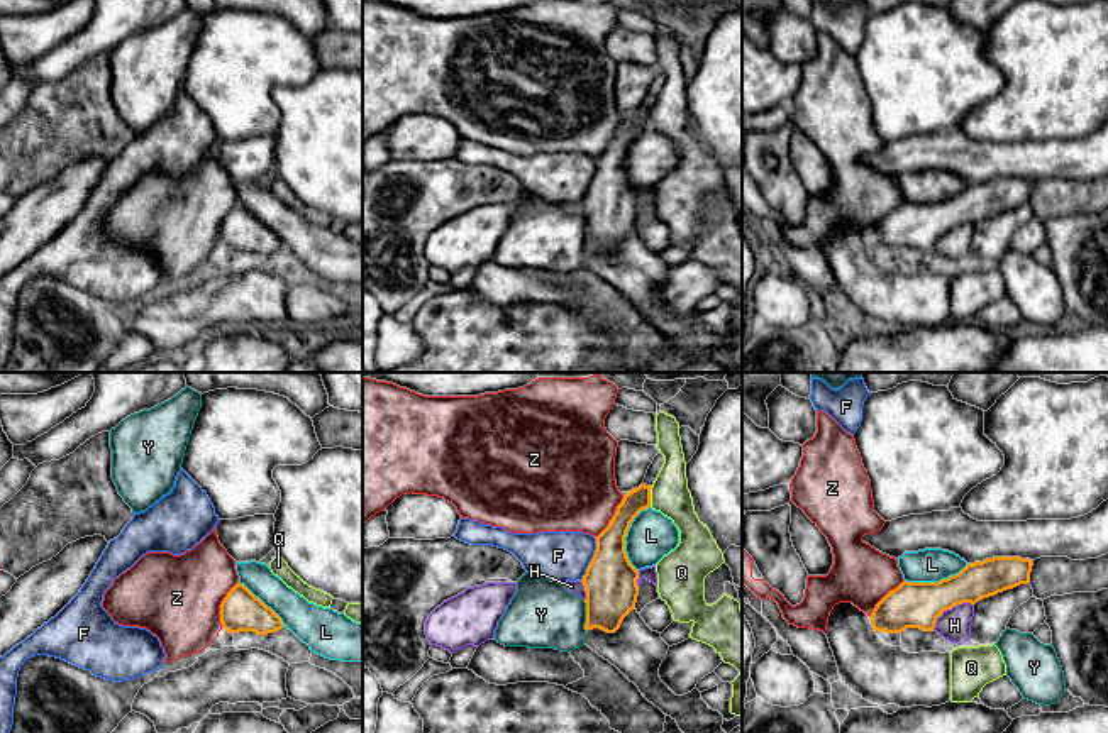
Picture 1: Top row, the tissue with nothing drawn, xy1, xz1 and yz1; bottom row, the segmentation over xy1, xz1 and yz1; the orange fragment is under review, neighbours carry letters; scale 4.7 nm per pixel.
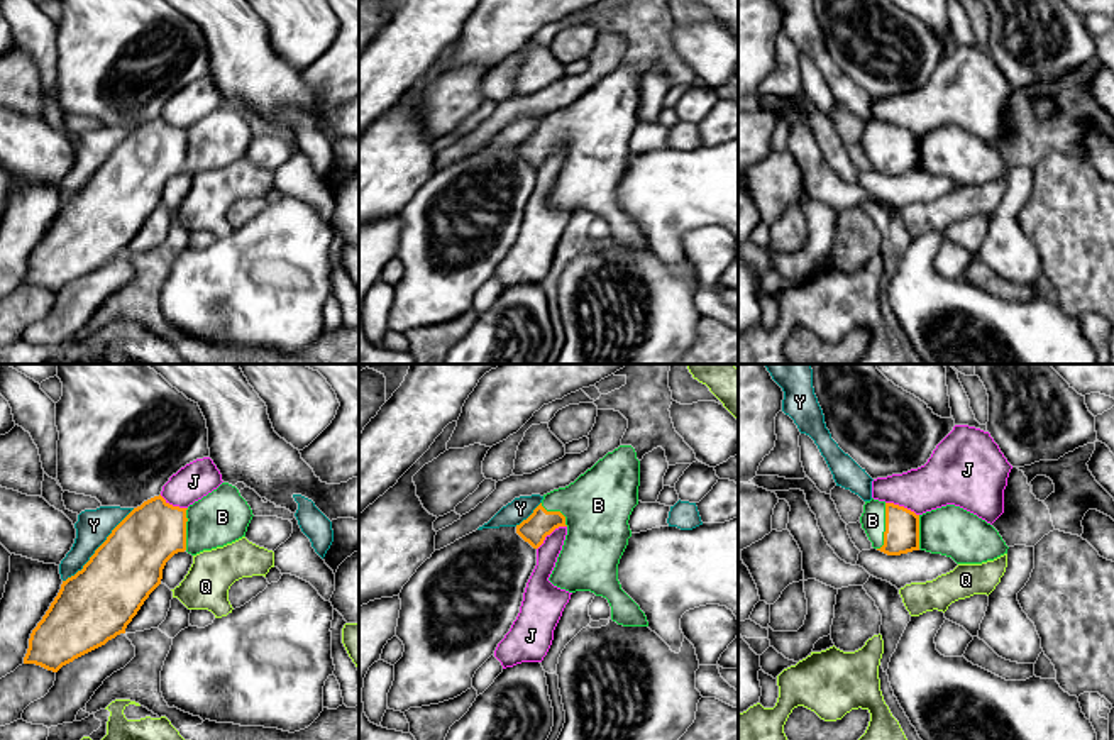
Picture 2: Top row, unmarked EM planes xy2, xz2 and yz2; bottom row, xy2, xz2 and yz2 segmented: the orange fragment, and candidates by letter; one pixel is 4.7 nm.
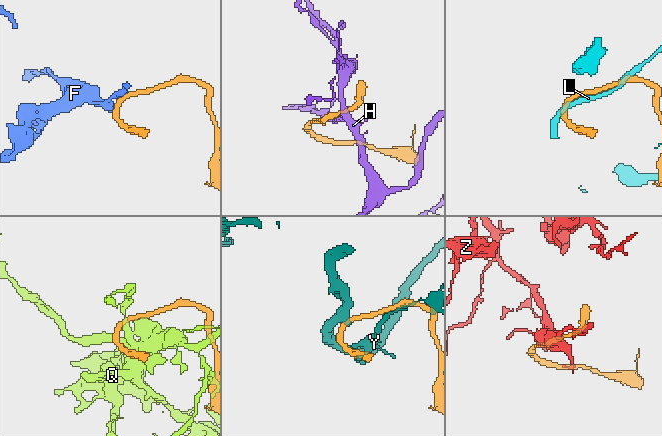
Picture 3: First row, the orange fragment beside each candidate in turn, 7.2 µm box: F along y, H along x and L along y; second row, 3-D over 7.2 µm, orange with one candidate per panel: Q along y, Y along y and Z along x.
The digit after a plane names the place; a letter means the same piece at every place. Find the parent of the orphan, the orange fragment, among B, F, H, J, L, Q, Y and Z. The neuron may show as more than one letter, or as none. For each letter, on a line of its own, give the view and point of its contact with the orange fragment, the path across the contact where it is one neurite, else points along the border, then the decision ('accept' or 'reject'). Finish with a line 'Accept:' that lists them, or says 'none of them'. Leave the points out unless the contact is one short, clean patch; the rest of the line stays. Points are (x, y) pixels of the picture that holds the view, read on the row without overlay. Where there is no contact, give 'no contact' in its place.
B: meets orange in yz2 at (886, 148); runs through yz2 (901, 156), (886, 148), (879, 141), (872, 141); accept
F: meets orange in xz1 at (592, 180); border along xz1 (595, 158), (595, 175), (580, 200); reject
H: meets orange in yz1 at (949, 229); border along yz1 (973, 224), (958, 224), (947, 229), (937, 239), (932, 251); reject
J: meets orange in xz2 at (549, 154); border along xz2 (566, 146), (556, 148), (537, 170); reject
L: meets orange in xz1 at (626, 156); reject
Q: meets orange in xz1 at (649, 117); reject
Y: meets orange in xy2 at (99, 168); reject
Z: meets orange in xy1 at (221, 225); border along xy1 (238, 202), (221, 225), (221, 248); reject
Accept: B

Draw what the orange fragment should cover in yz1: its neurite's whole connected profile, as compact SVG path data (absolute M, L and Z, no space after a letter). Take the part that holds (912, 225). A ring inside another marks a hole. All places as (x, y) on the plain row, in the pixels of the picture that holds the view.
M993 178L967 185L939 203L903 201L873 230L874 252L901 254L906 249L933 252L937 239L957 225L978 222L1030 203L1033 183L1022 178Z

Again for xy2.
M222 103L188 129L169 125L161 115L134 129L74 196L63 202L49 230L32 251L24 284L58 293L74 279L125 254L149 215L161 205L166 183L178 173L196 176L245 157L252 130L239 110Z

